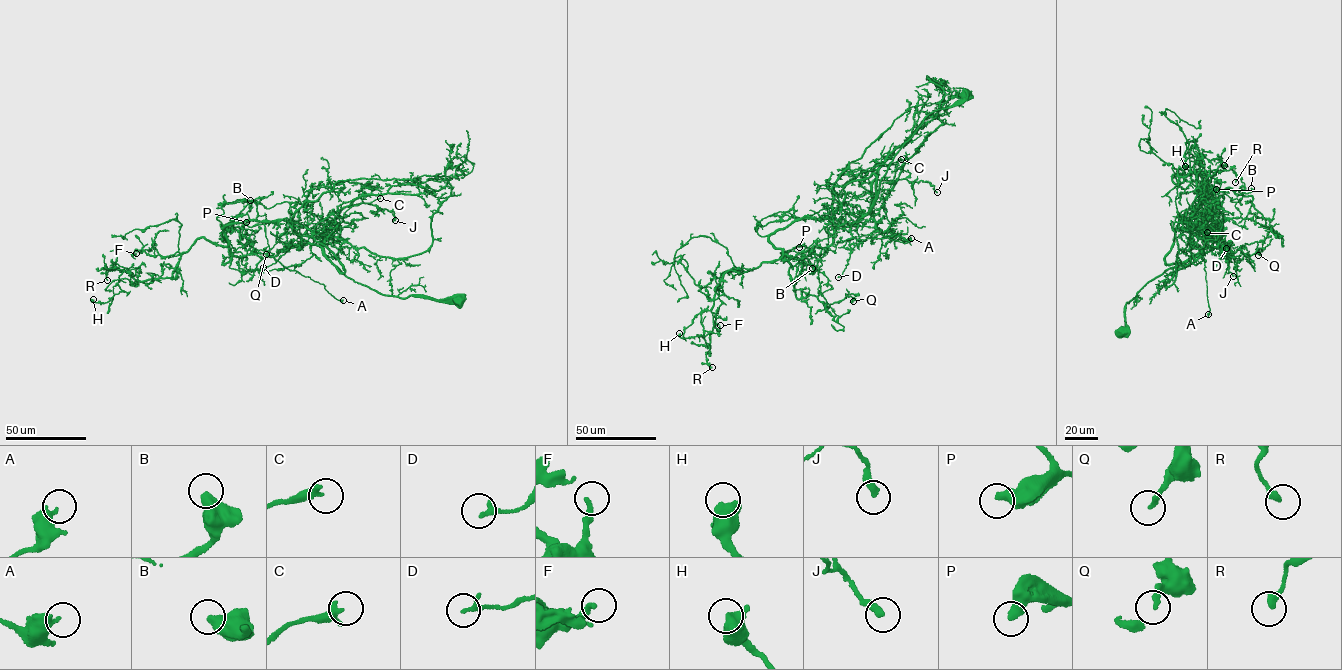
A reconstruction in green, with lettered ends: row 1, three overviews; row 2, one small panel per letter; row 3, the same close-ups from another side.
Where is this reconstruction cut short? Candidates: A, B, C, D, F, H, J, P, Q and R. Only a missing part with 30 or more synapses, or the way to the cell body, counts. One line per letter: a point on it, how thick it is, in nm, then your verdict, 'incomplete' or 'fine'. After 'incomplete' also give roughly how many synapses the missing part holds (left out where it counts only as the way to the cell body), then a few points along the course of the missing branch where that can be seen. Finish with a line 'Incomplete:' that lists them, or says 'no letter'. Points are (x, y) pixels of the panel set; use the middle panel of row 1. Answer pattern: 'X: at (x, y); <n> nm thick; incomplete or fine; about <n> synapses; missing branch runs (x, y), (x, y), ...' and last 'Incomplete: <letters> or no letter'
A: at (911, 238); 380 nm thick; fine
B: at (812, 268); 500 nm thick; fine
C: at (901, 159); 400 nm thick; incomplete; about 30 synapses; missing branch runs (901, 159), (905, 150), (916, 147)
D: at (838, 277); 220 nm thick; fine
F: at (720, 325); 170 nm thick; fine
H: at (679, 333); 480 nm thick; fine
J: at (937, 192); 320 nm thick; fine
P: at (799, 247); 480 nm thick; fine
Q: at (853, 301); 200 nm thick; fine
R: at (712, 367); 300 nm thick; fine
Incomplete: C

